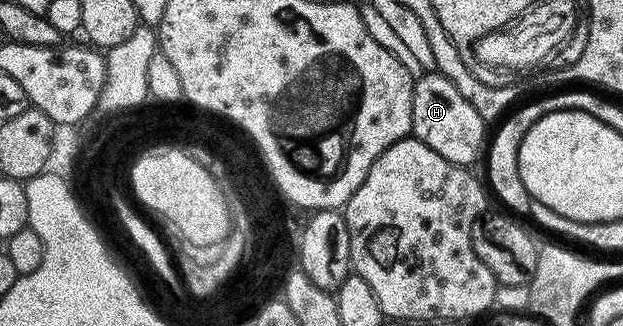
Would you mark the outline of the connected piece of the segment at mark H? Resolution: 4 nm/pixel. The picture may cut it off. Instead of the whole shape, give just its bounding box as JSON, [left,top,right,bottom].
[411,72,485,167]

